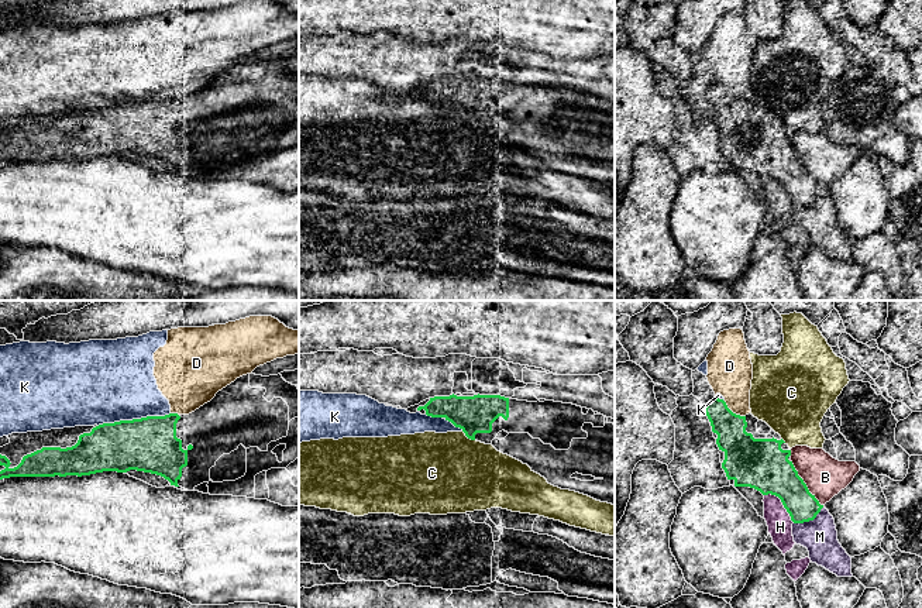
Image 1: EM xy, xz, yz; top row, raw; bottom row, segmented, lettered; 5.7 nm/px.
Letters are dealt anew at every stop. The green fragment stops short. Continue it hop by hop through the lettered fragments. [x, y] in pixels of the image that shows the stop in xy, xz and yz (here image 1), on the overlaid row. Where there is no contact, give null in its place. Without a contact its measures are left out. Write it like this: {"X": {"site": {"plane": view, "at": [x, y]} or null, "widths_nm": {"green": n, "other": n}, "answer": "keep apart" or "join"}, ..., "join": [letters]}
{"B": {"site": {"plane": "yz", "at": [805, 484]}, "widths_nm": {"green": 280, "other": 240}, "answer": "keep apart"}, "C": {"site": {"plane": "xz", "at": [468, 438]}, "widths_nm": {"green": 220, "other": 460}, "answer": "keep apart"}, "D": {"site": {"plane": "yz", "at": [732, 412]}, "widths_nm": {"green": 220, "other": 260}, "answer": "keep apart"}, "H": {"site": {"plane": "yz", "at": [783, 504]}, "widths_nm": {"green": 280, "other": 140}, "answer": "keep apart"}, "K": {"site": {"plane": "xy", "at": [133, 419]}, "widths_nm": {"green": 320, "other": 460}, "answer": "keep apart"}, "M": {"site": {"plane": "yz", "at": [809, 519]}, "widths_nm": {"green": 180, "other": 200}, "answer": "keep apart"}, "join": []}

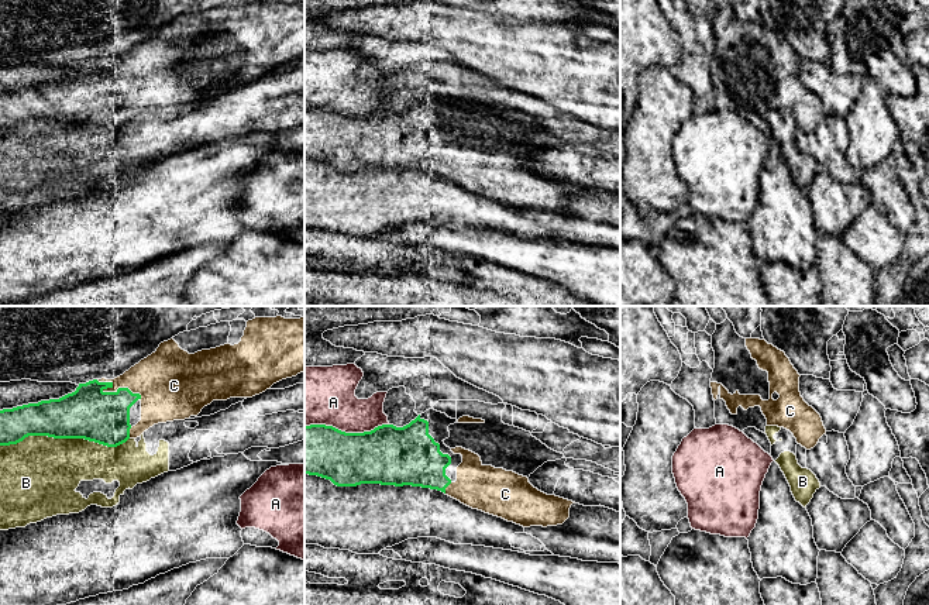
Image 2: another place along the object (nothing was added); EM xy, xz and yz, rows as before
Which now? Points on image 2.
{"A": {"site": {"plane": "xz", "at": [344, 432]}, "widths_nm": {"green": 320, "other": 340}, "answer": "keep apart"}, "B": {"site": {"plane": "xy", "at": [64, 437]}, "widths_nm": {"green": 300, "other": 440}, "answer": "keep apart"}, "C": {"site": {"plane": "xy", "at": [113, 392]}, "widths_nm": {"green": 300, "other": 240}, "answer": "join"}, "join": ["C"]}

